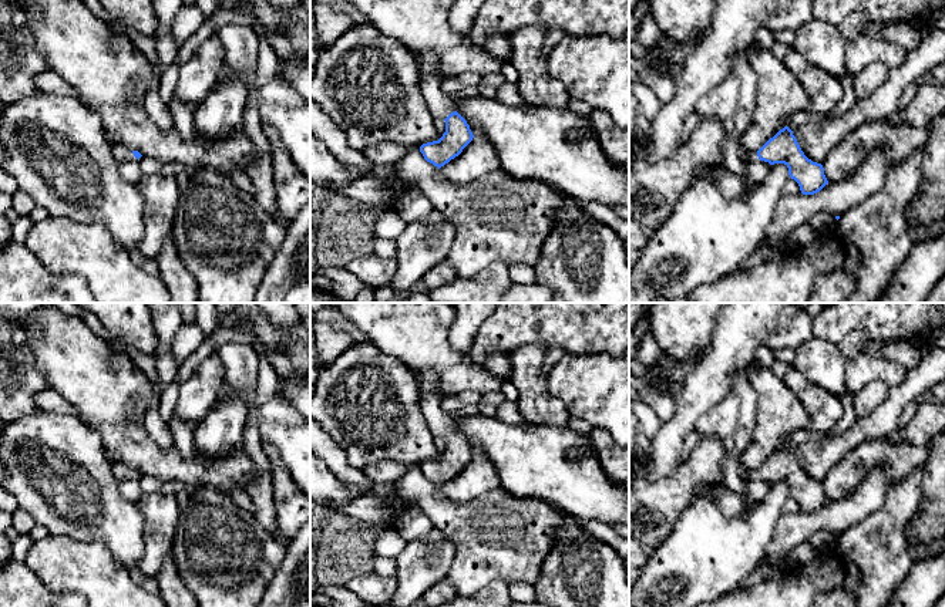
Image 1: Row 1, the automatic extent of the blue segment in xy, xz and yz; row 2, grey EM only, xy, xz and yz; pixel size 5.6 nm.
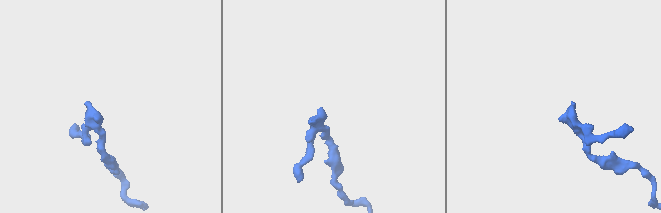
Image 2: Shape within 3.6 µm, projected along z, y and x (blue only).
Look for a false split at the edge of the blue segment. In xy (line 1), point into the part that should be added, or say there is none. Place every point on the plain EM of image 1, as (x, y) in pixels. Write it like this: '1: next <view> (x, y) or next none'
1: next xy (121, 472)

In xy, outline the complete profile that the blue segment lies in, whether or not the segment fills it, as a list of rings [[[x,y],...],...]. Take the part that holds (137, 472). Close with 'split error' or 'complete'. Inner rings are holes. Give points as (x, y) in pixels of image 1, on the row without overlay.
[[[112,462],[111,471],[118,485],[124,480],[138,480],[142,475],[138,469],[132,469],[122,462]]]; split error

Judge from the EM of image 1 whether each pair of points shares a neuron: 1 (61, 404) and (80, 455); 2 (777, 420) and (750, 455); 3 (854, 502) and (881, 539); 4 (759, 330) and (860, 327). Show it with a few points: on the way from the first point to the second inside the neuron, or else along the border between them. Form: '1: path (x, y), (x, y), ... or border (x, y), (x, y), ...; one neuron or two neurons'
1: border (39, 407), (77, 417); two neurons
2: path (773, 428), (759, 447); one neuron
3: border (887, 492), (885, 501), (875, 511), (840, 535); two neurons
4: border (811, 319), (811, 333), (814, 336); two neurons

